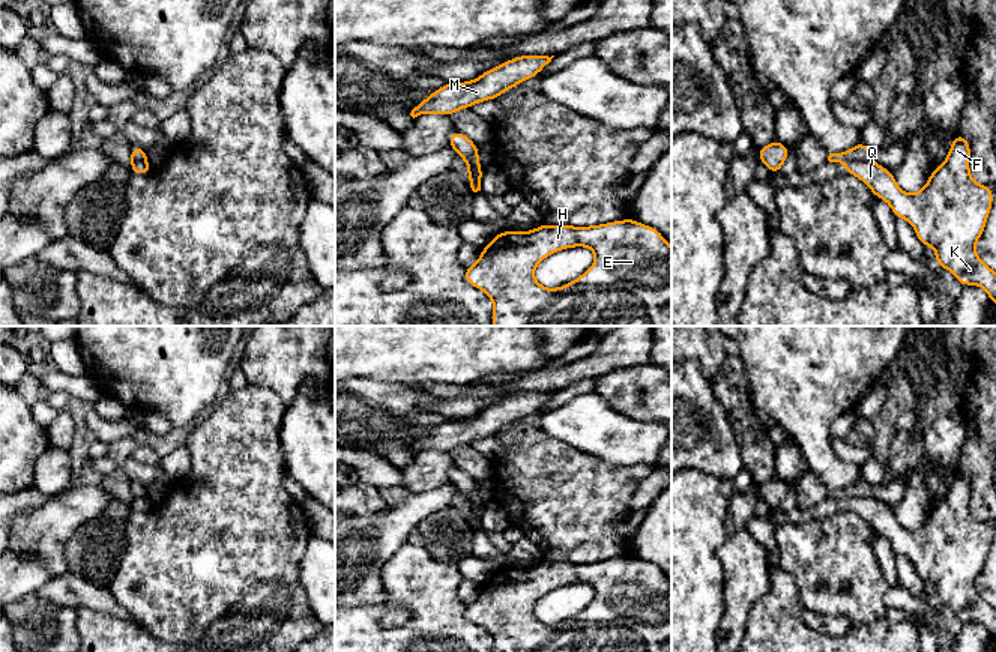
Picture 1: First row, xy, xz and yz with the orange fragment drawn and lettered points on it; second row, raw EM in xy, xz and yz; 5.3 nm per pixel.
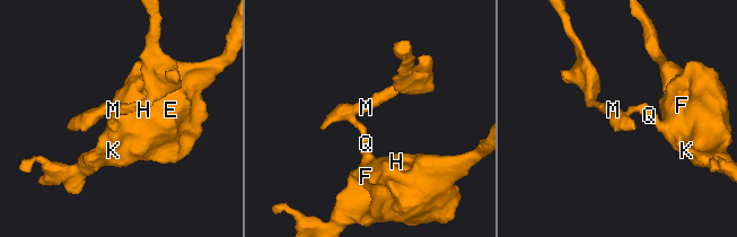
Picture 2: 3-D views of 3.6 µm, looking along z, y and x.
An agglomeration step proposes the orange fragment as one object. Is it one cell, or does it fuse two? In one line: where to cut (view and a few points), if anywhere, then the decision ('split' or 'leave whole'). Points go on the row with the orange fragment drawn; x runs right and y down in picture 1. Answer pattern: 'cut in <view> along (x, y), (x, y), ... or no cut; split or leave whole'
cut in yz along (870, 158), (848, 162); split

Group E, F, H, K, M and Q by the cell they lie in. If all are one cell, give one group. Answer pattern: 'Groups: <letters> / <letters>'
Groups: E F H K Q / M

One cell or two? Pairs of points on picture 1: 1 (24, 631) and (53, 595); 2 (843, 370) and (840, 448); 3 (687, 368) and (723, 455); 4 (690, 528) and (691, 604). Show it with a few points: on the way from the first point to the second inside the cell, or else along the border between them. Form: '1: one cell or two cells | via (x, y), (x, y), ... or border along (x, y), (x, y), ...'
1: two cells | border along (45, 601), (75, 610)
2: two cells | border along (830, 437), (830, 446), (843, 460), (855, 464)
3: one cell | via (690, 389), (712, 412), (714, 434)
4: one cell | via (690, 547), (690, 585)

